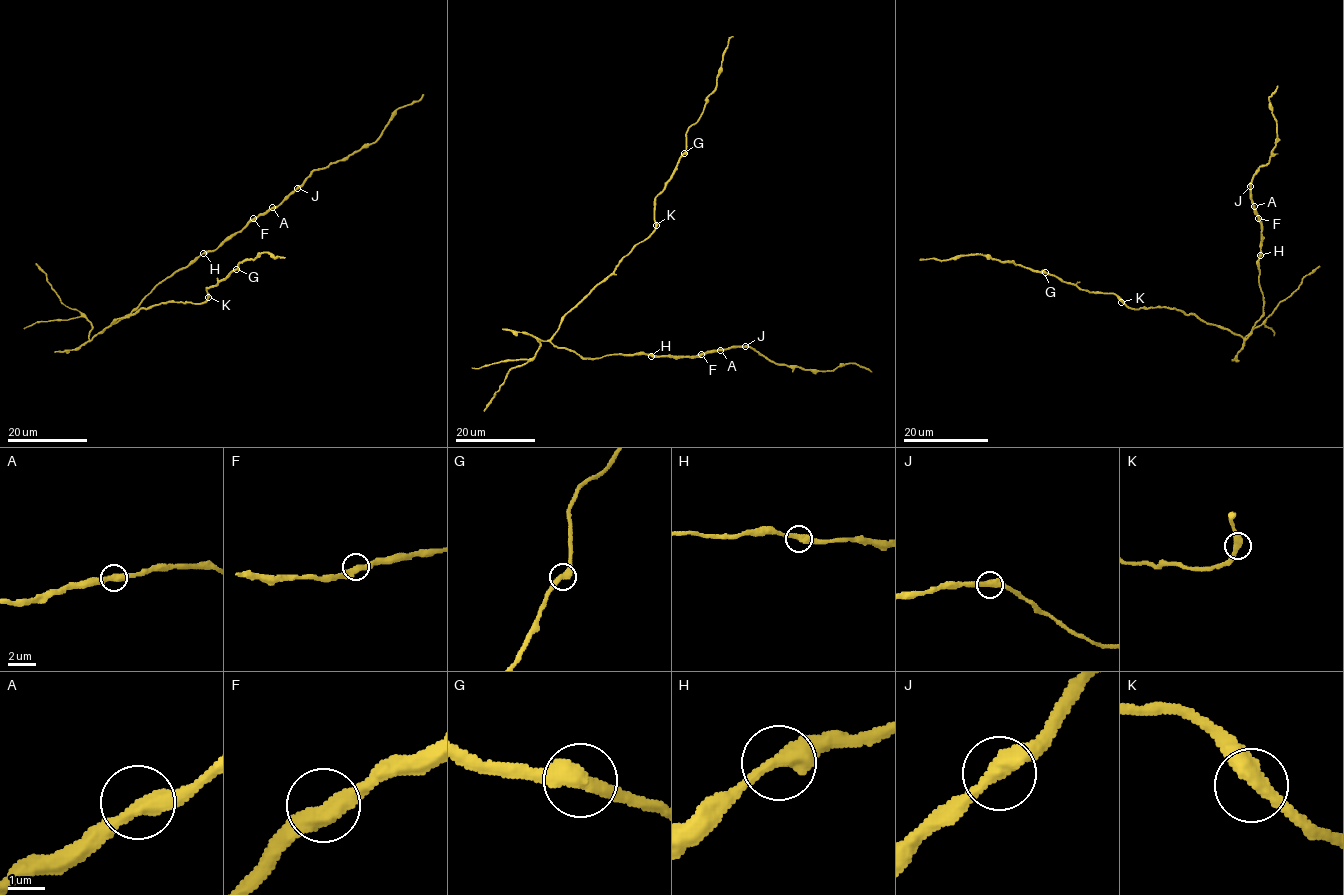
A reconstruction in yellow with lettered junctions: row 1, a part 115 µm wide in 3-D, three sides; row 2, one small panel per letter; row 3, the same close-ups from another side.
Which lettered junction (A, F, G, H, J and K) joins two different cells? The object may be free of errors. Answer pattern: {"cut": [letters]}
{"cut": []}

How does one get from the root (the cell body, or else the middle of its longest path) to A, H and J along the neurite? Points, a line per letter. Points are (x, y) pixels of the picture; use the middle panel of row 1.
A: (562, 348), (584, 358), (618, 354), (697, 357), (720, 350)
H: (562, 348), (584, 358), (618, 354), (651, 356)
J: (562, 348), (584, 358), (599, 358), (618, 354), (697, 357), (707, 352), (746, 347)

